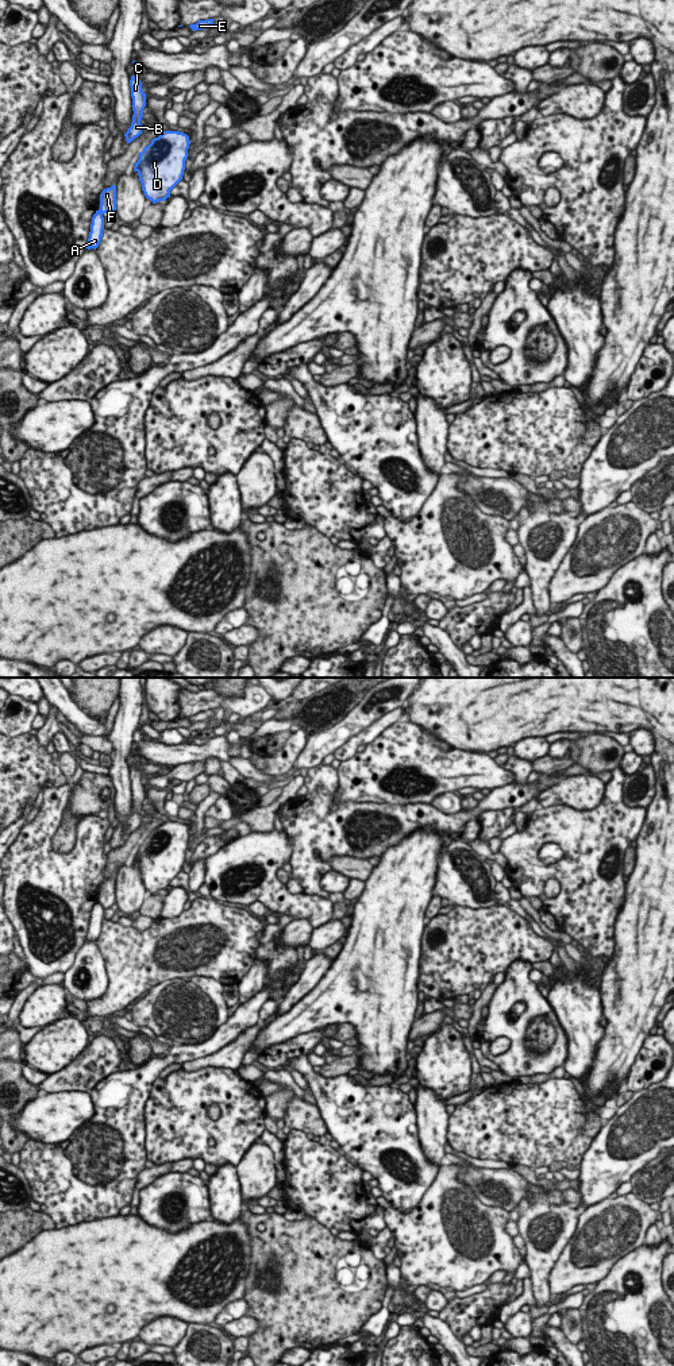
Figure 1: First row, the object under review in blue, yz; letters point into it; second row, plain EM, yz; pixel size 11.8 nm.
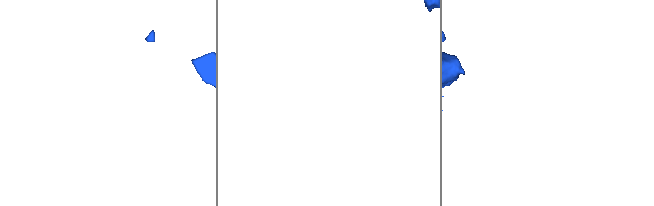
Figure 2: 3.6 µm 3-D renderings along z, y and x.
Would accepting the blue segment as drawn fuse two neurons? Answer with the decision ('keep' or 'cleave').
cleave

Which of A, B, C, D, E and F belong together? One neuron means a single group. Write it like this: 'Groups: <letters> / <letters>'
Groups: A D / B C E F

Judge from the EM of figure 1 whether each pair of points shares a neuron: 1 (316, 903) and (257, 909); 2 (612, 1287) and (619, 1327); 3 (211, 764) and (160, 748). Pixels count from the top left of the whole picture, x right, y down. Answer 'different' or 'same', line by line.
1: different
2: same
3: different

